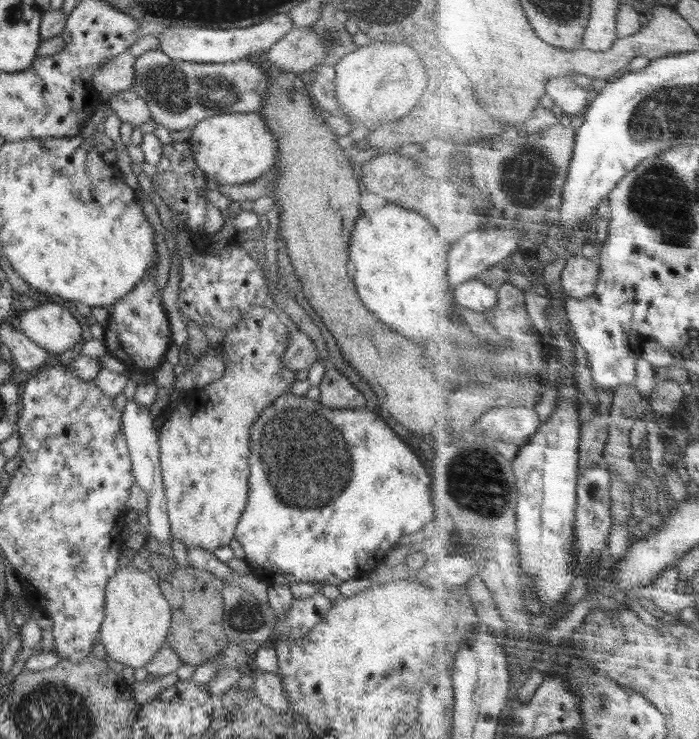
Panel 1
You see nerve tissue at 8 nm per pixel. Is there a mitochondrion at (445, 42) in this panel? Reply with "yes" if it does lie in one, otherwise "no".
no

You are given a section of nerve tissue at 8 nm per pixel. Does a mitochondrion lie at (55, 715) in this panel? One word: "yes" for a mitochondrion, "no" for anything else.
yes

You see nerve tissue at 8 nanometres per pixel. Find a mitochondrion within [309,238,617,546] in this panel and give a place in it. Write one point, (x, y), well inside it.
(476, 481)

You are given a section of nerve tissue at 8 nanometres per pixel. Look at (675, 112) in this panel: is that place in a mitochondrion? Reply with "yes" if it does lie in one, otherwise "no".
yes

